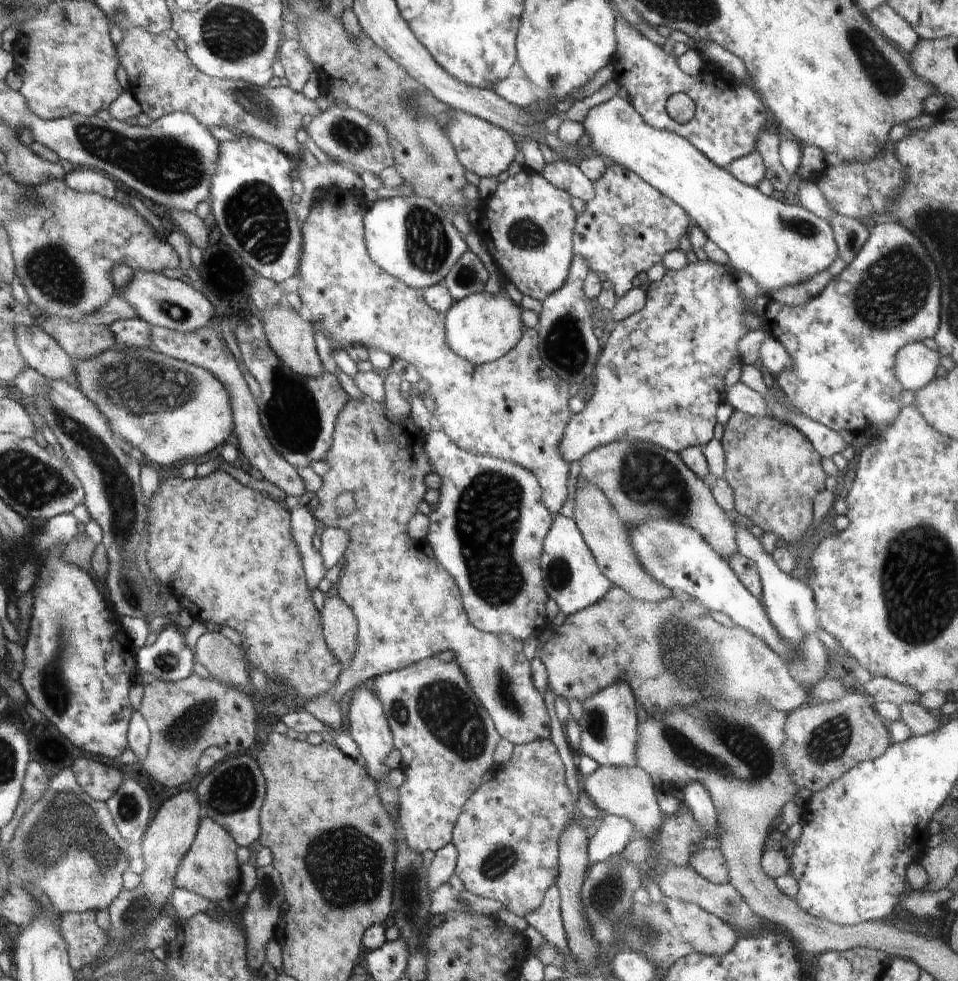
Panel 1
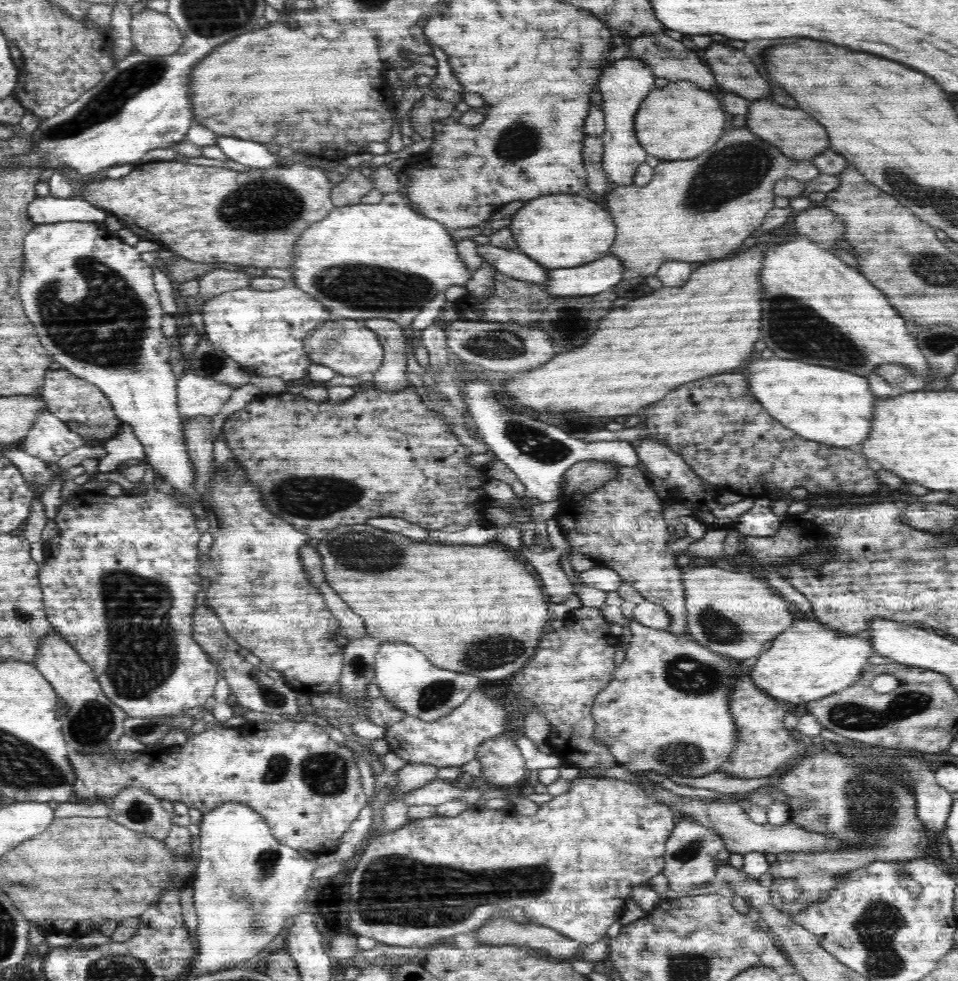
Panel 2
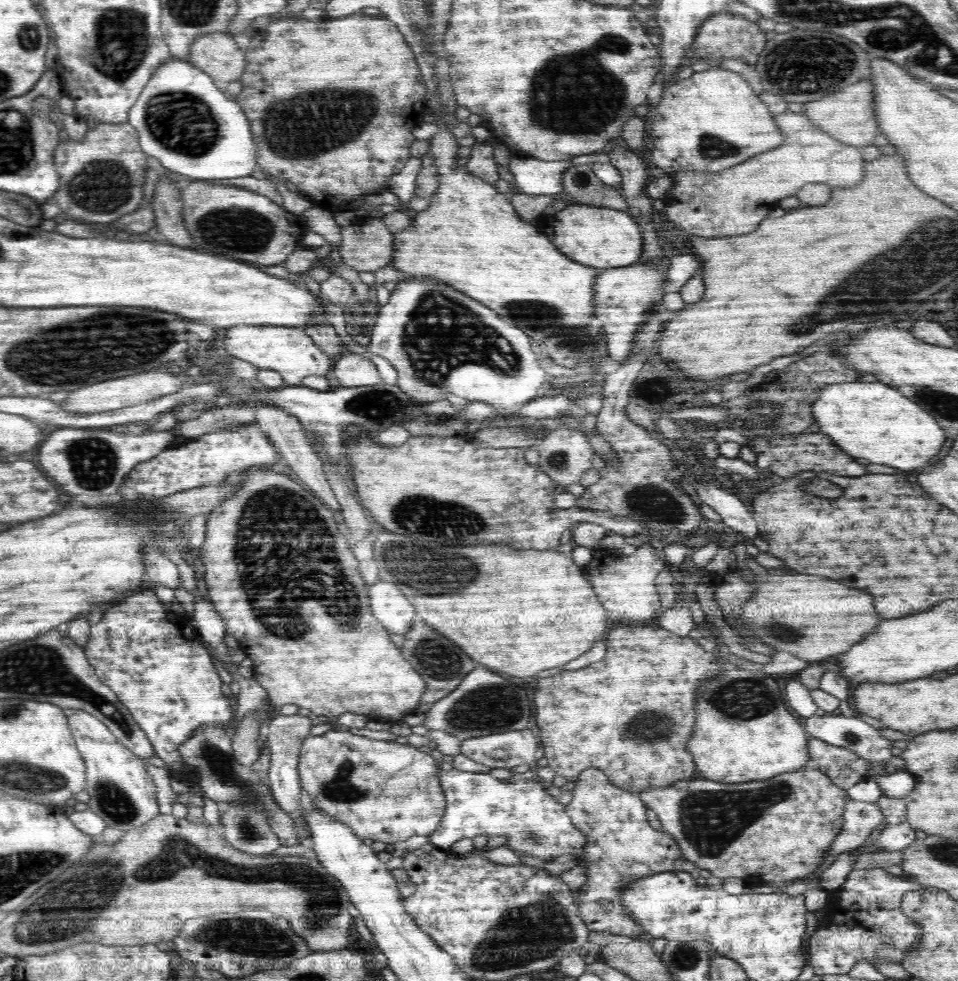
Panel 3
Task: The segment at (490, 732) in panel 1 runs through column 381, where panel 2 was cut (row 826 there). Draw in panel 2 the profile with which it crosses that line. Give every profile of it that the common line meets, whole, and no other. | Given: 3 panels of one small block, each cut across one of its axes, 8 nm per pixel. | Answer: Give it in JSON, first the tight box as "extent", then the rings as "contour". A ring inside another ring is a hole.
{"extent":[664,817,732,892],"contour":[[[677,817],[675,826],[665,844],[664,876],[668,878],[668,886],[674,892],[688,892],[688,890],[707,885],[715,877],[716,862],[725,863],[732,853],[716,833],[688,817]]]}

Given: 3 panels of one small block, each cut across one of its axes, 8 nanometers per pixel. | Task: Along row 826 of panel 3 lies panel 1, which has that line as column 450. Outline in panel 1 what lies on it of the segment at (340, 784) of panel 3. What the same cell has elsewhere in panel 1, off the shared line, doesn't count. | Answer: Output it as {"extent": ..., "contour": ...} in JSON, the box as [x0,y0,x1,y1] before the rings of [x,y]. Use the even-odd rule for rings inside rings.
{"extent":[298,186,573,517],"contour":[[[331,186],[330,188],[319,188],[310,205],[309,214],[304,221],[299,222],[300,232],[302,234],[302,254],[300,254],[299,273],[300,282],[298,284],[298,294],[300,302],[302,304],[303,314],[310,320],[314,330],[321,332],[329,341],[332,352],[336,350],[348,350],[350,347],[356,344],[366,346],[366,348],[380,348],[390,354],[391,358],[397,360],[402,358],[406,362],[413,364],[419,372],[420,378],[426,380],[430,384],[428,391],[434,397],[436,404],[434,411],[431,412],[431,419],[429,422],[432,424],[433,430],[440,430],[445,432],[450,439],[454,441],[461,449],[474,452],[474,454],[490,455],[494,458],[499,458],[514,464],[519,467],[527,468],[532,471],[538,479],[541,491],[543,492],[542,502],[546,505],[546,508],[550,511],[552,517],[559,514],[560,508],[566,498],[568,498],[568,471],[569,465],[561,457],[558,452],[559,444],[561,443],[566,425],[573,415],[568,408],[568,399],[571,397],[568,393],[569,384],[559,377],[553,370],[546,367],[542,362],[539,353],[539,334],[537,329],[525,330],[520,340],[514,345],[514,348],[507,352],[502,358],[495,360],[491,363],[483,365],[475,365],[463,358],[460,358],[457,354],[454,354],[453,350],[450,350],[445,337],[445,314],[440,311],[434,310],[424,300],[421,291],[418,289],[410,288],[406,286],[401,280],[394,278],[391,274],[388,274],[383,268],[380,268],[368,254],[365,247],[365,234],[364,234],[364,213],[367,211],[368,203],[363,198],[361,190],[348,189]]]}

